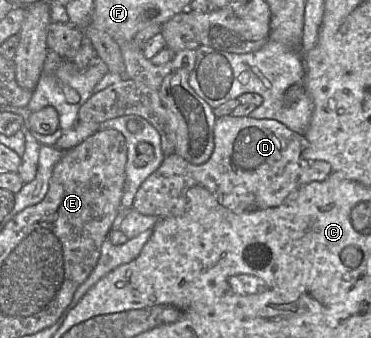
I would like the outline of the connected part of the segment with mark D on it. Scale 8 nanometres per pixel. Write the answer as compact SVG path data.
M232 115L217 118L214 126L214 150L210 159L204 164L194 165L176 153L166 156L158 169L137 190L133 208L143 215L155 216L158 219L183 215L187 210L187 192L193 186L206 188L220 205L234 213L278 207L300 187L323 181L332 174L332 167L328 162L305 158L303 152L306 148L308 141L304 135L292 131L277 120Z

